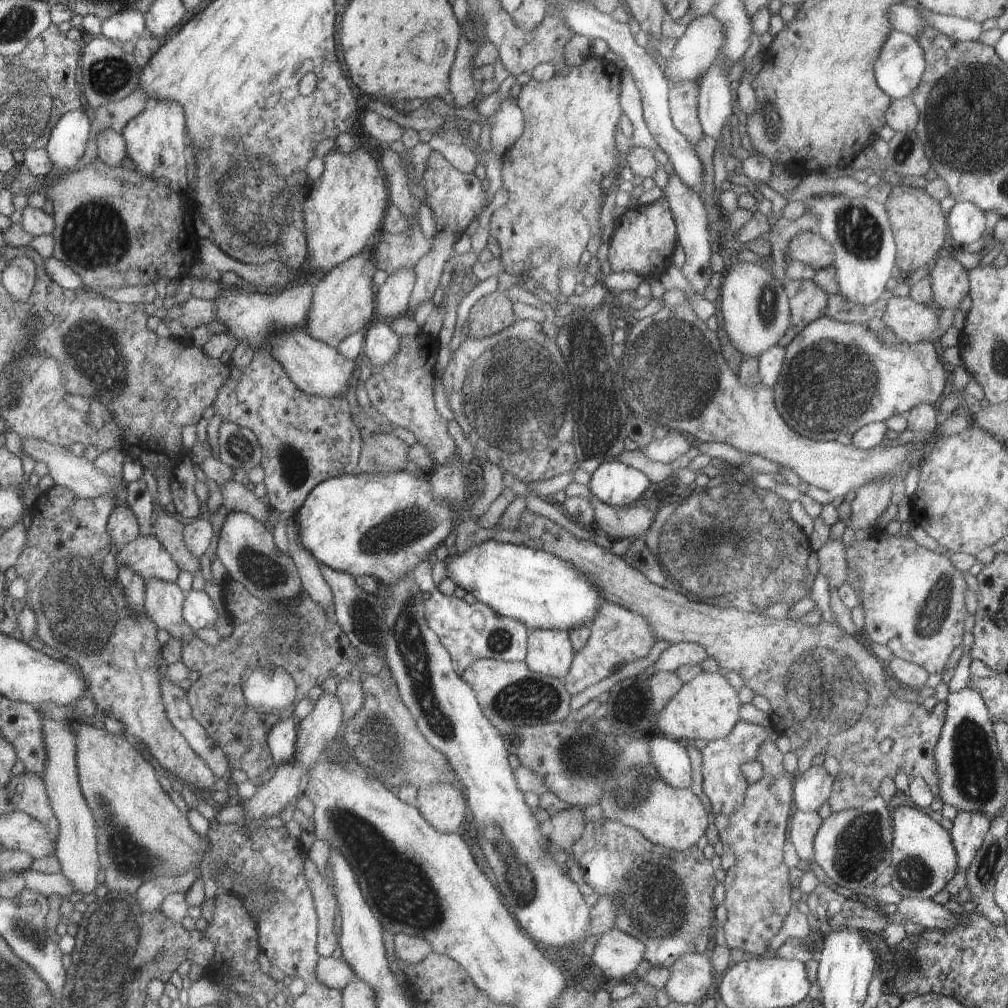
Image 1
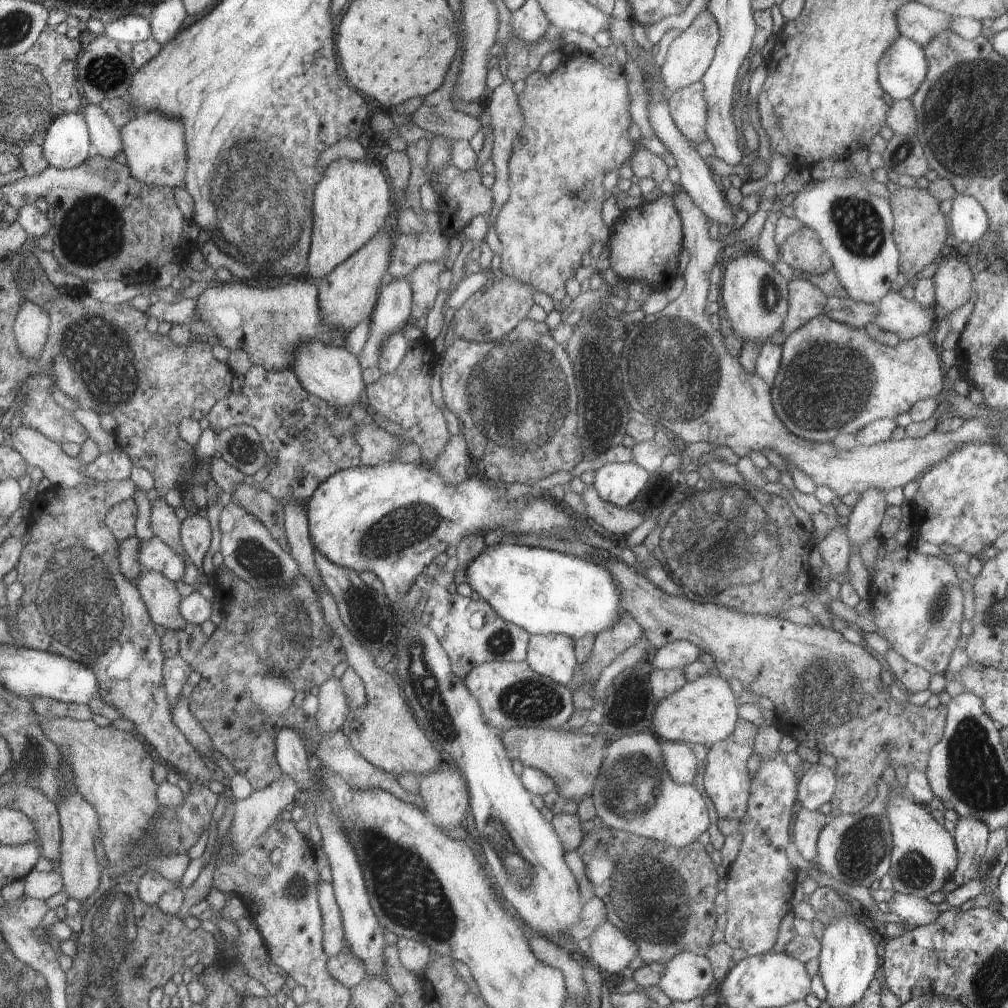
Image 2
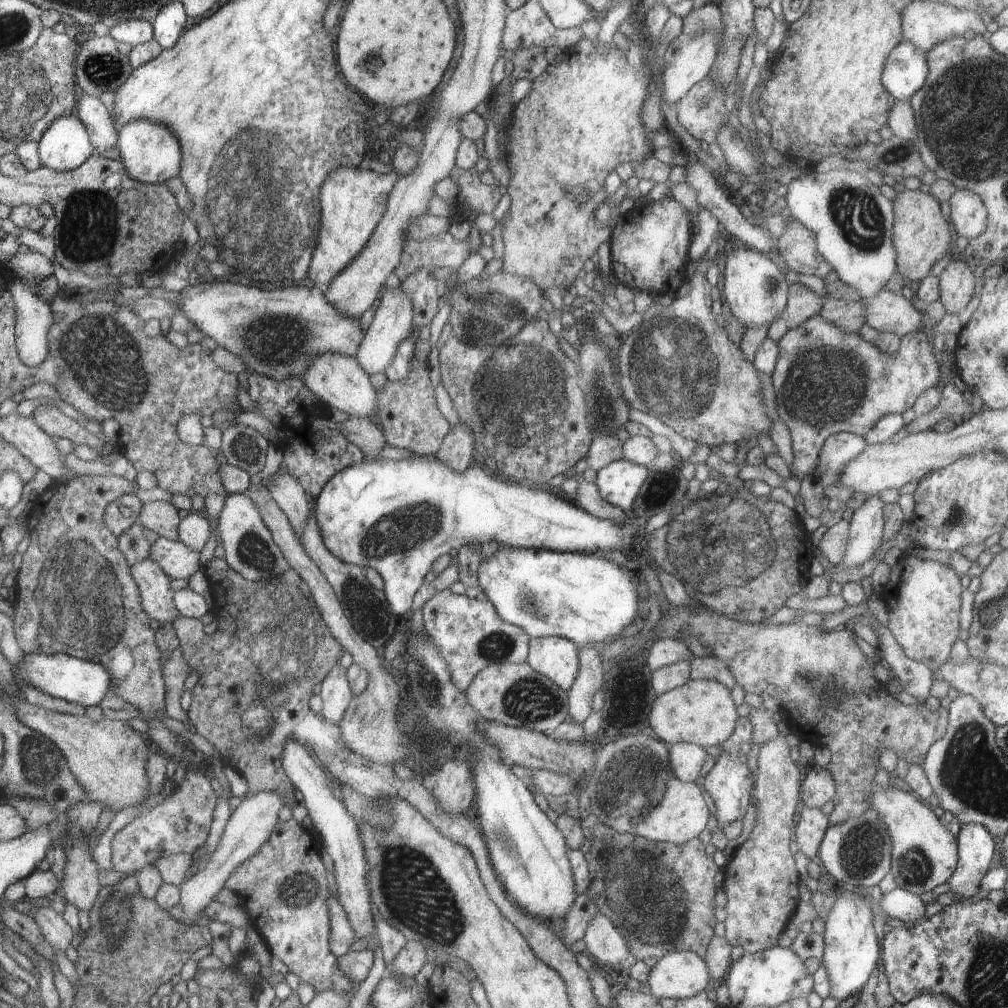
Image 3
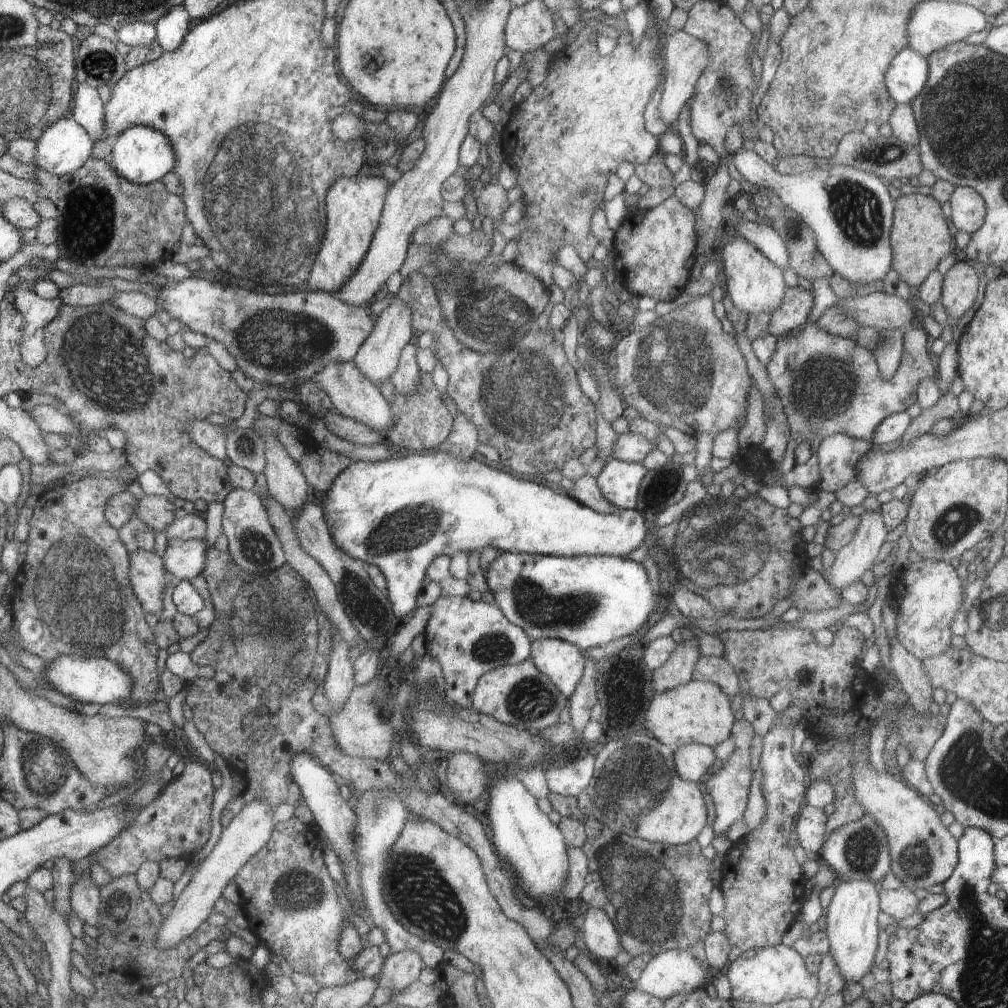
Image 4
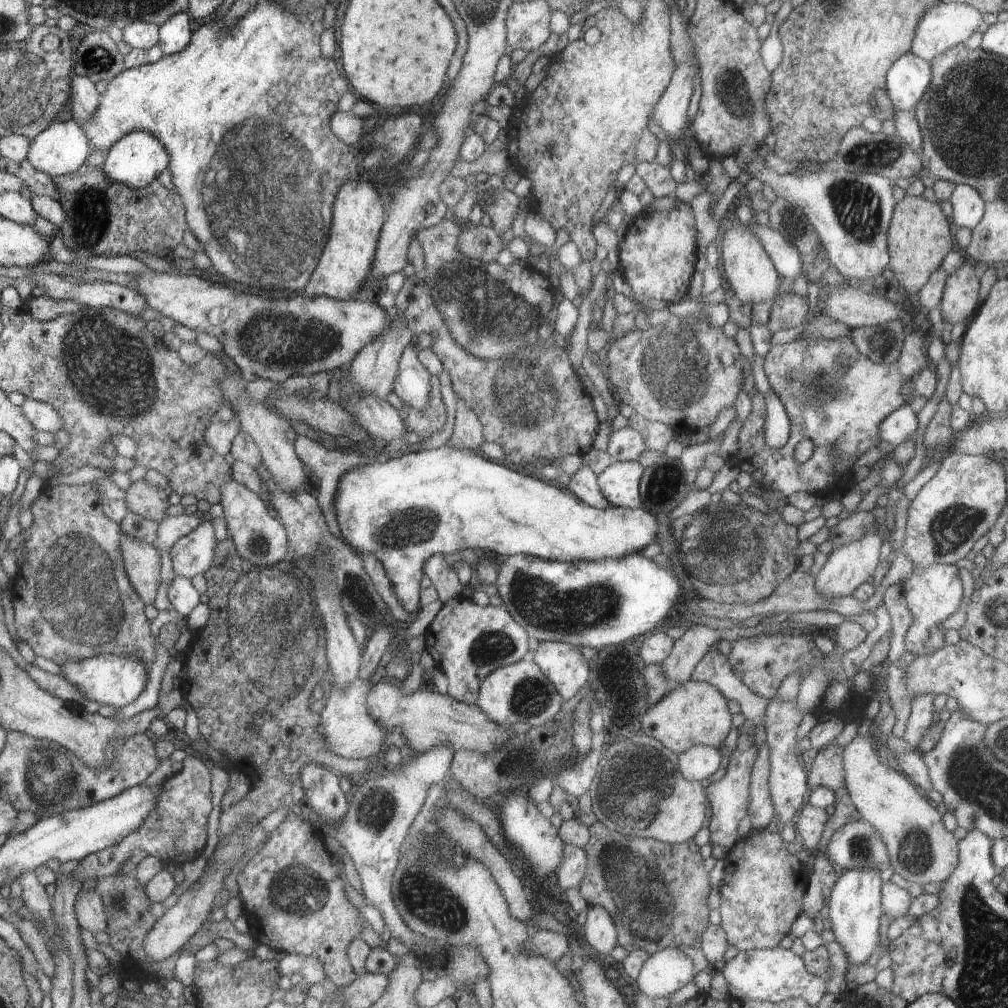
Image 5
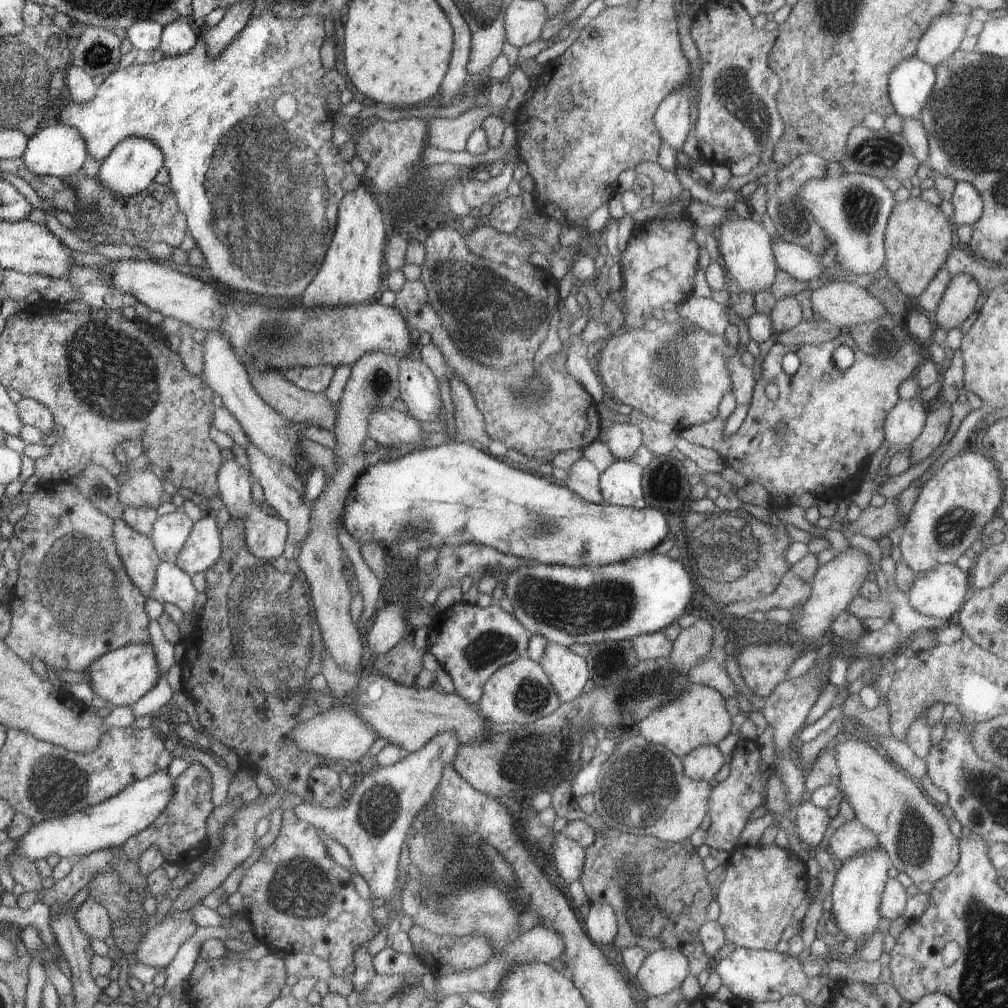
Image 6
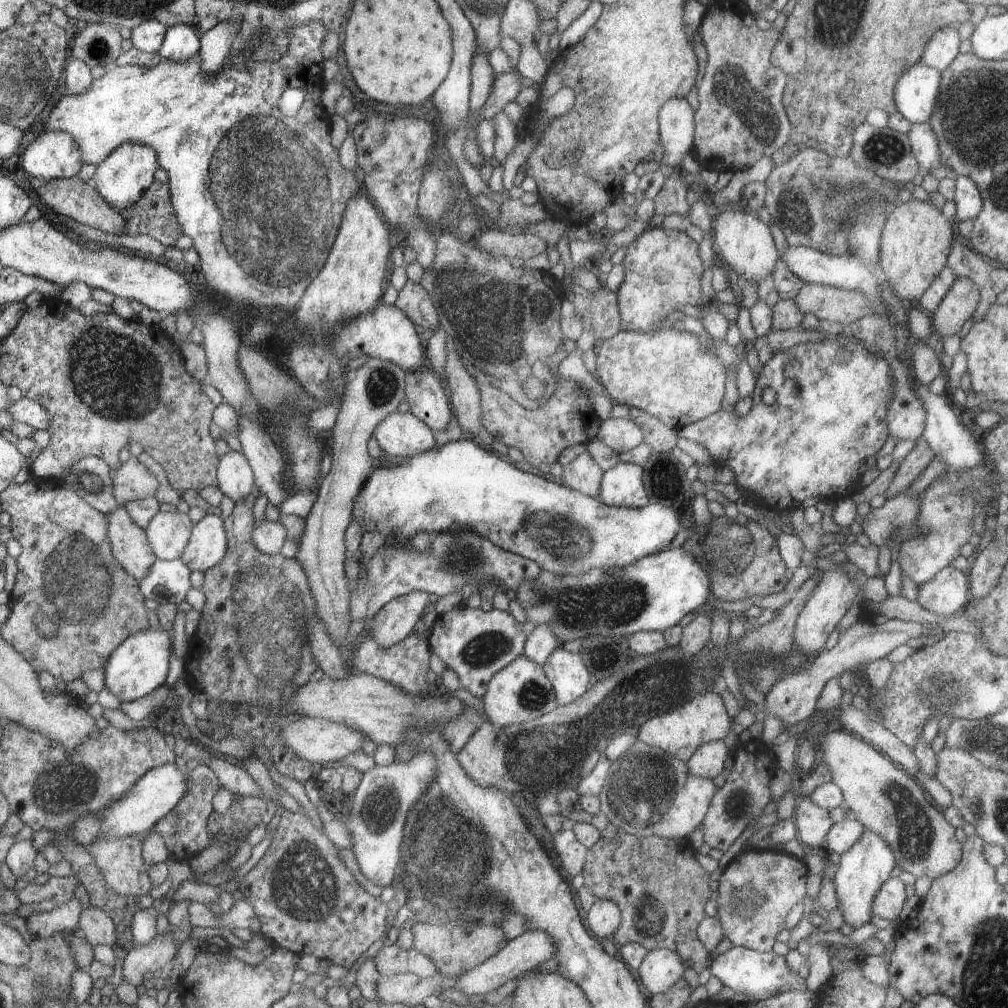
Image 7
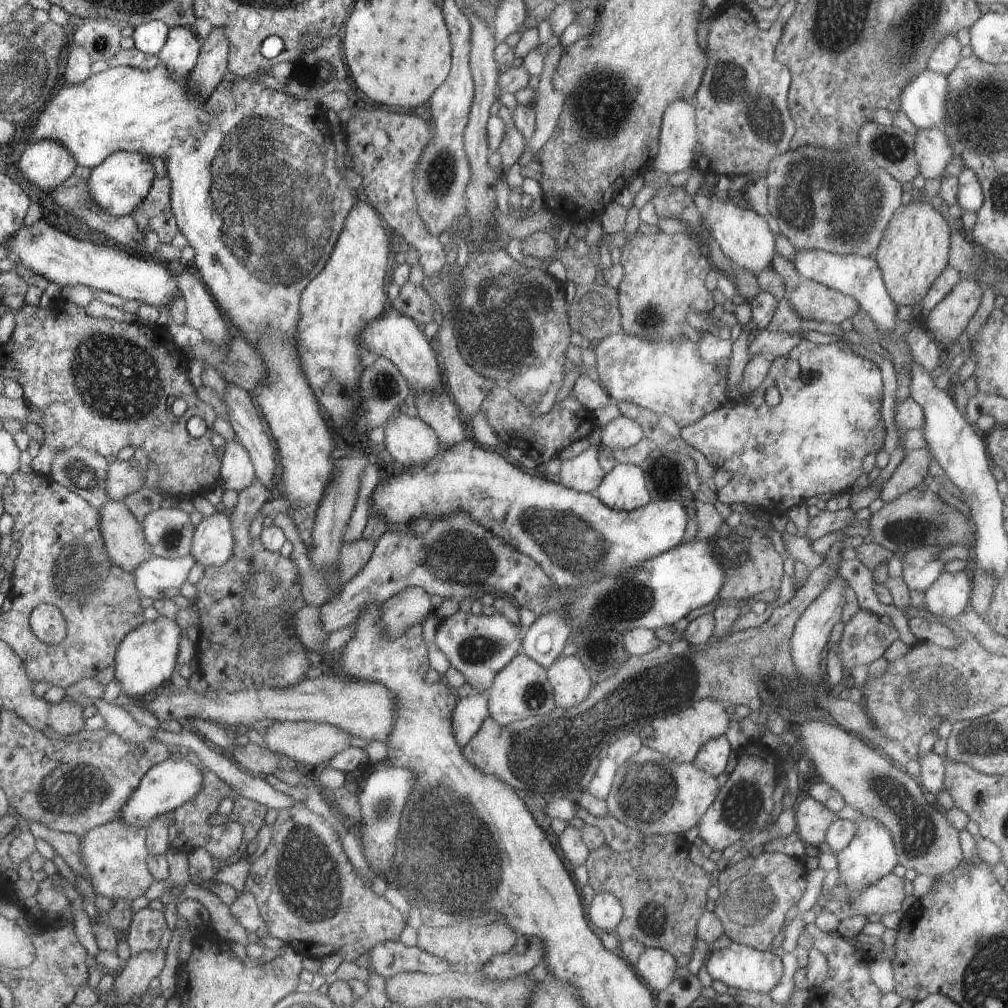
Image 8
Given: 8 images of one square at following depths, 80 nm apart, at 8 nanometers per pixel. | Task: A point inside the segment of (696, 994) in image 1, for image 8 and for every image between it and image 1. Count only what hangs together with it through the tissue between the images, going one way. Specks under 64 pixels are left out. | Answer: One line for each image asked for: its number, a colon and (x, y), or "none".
2: (687, 976)
3: (682, 974)
4: (674, 972)
5: (664, 972)
6: (664, 970)
7: (661, 968)
8: (658, 967)

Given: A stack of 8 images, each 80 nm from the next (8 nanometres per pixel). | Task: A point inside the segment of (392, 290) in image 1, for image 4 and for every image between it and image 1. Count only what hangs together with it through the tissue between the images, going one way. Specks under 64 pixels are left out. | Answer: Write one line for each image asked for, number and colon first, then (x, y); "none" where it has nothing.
2: (393, 312)
3: (393, 322)
4: (378, 358)

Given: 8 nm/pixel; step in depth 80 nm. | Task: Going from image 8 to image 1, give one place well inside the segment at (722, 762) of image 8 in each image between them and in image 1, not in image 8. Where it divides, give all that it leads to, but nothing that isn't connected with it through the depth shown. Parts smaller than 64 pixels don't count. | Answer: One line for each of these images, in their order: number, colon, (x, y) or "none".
1: (670, 758)
2: (681, 763)
3: (687, 759)
4: (692, 762)
5: (697, 763)
6: (702, 764)
7: (708, 761)

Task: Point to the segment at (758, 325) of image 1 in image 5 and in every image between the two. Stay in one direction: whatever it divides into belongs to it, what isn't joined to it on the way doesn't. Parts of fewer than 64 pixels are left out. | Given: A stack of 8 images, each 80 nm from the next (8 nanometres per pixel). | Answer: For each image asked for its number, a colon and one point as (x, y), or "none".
2: (755, 295)
3: (754, 287)
4: (754, 284)
5: (748, 269)

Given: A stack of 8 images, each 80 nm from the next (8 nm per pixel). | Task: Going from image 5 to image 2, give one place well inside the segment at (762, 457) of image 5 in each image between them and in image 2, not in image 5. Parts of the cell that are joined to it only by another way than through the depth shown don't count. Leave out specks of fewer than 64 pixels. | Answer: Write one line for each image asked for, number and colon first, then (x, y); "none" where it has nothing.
2: (833, 379)
3: (827, 381)
4: (828, 384)

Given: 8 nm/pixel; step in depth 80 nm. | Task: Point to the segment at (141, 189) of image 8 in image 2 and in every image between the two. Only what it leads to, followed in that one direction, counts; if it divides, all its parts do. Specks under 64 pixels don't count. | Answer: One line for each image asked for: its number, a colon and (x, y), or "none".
2: (155, 148)
3: (150, 152)
4: (143, 155)
5: (136, 160)
6: (135, 163)
7: (130, 171)

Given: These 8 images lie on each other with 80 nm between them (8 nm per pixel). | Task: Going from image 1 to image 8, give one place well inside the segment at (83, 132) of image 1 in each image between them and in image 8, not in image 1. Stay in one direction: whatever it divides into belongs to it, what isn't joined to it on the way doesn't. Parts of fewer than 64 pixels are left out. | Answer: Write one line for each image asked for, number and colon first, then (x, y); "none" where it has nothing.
2: (67, 142)
3: (65, 146)
4: (63, 148)
5: (61, 150)
6: (59, 151)
7: (53, 155)
8: (47, 164)

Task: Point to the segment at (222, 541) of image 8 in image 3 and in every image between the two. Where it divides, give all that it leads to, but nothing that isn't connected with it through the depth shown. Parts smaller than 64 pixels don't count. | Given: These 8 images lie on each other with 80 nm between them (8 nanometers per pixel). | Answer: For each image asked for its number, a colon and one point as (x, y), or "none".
3: (179, 561)
4: (185, 559)
5: (194, 554)
6: (203, 549)
7: (209, 542)

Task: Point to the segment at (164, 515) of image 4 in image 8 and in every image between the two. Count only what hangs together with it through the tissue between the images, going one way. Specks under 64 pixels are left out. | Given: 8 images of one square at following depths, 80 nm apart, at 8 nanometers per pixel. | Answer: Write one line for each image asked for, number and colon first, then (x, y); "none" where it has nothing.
5: (148, 501)
6: (142, 487)
7: (132, 481)
8: (122, 478)

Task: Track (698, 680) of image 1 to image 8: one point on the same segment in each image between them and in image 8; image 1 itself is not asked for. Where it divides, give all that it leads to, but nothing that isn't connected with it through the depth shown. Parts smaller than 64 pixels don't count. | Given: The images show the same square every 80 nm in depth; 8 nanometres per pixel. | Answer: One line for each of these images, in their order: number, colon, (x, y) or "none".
2: (704, 711)
3: (702, 712)
4: (698, 712)
5: (694, 713)
6: (699, 717)
7: (679, 733)
8: (679, 737)

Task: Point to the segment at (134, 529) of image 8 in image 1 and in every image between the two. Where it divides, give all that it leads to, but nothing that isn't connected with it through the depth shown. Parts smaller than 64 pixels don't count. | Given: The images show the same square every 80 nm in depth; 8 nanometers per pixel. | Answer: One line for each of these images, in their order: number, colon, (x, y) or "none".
1: (164, 602)
2: (160, 594)
3: (157, 597)
4: (146, 572)
5: (143, 563)
6: (138, 553)
7: (131, 547)

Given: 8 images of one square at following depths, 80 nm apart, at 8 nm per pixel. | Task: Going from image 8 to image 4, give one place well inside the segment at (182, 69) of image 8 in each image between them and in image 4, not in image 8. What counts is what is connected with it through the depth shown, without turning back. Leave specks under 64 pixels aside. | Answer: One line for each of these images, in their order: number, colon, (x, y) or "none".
4: (171, 30)
5: (175, 34)
6: (177, 38)
7: (180, 43)

